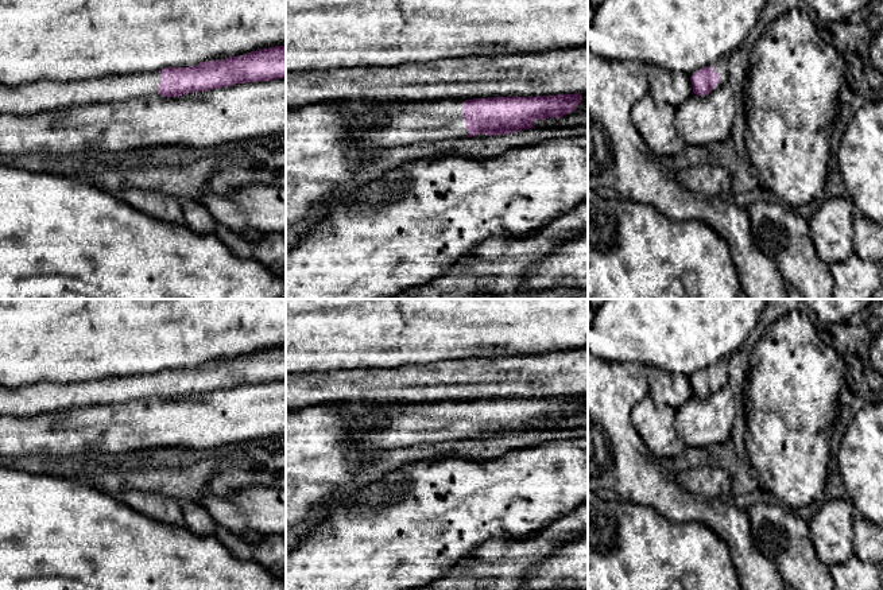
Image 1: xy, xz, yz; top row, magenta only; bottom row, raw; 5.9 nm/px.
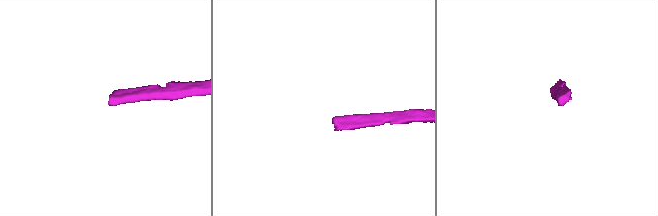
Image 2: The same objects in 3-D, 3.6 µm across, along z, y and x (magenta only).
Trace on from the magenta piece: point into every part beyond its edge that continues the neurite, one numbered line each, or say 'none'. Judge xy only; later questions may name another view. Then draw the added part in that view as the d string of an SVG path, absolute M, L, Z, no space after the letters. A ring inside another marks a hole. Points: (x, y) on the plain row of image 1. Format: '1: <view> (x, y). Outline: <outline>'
1: xy (43, 398). Outline: M155 373L74 384L39 383L15 389L0 387L0 415L36 416L159 396L159 384L160 374Z

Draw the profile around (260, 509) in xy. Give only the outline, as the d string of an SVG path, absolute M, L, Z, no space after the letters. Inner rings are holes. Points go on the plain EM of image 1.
M249 488L229 498L209 496L198 501L218 527L222 527L236 535L253 531L259 535L286 535L286 489L276 488Z

